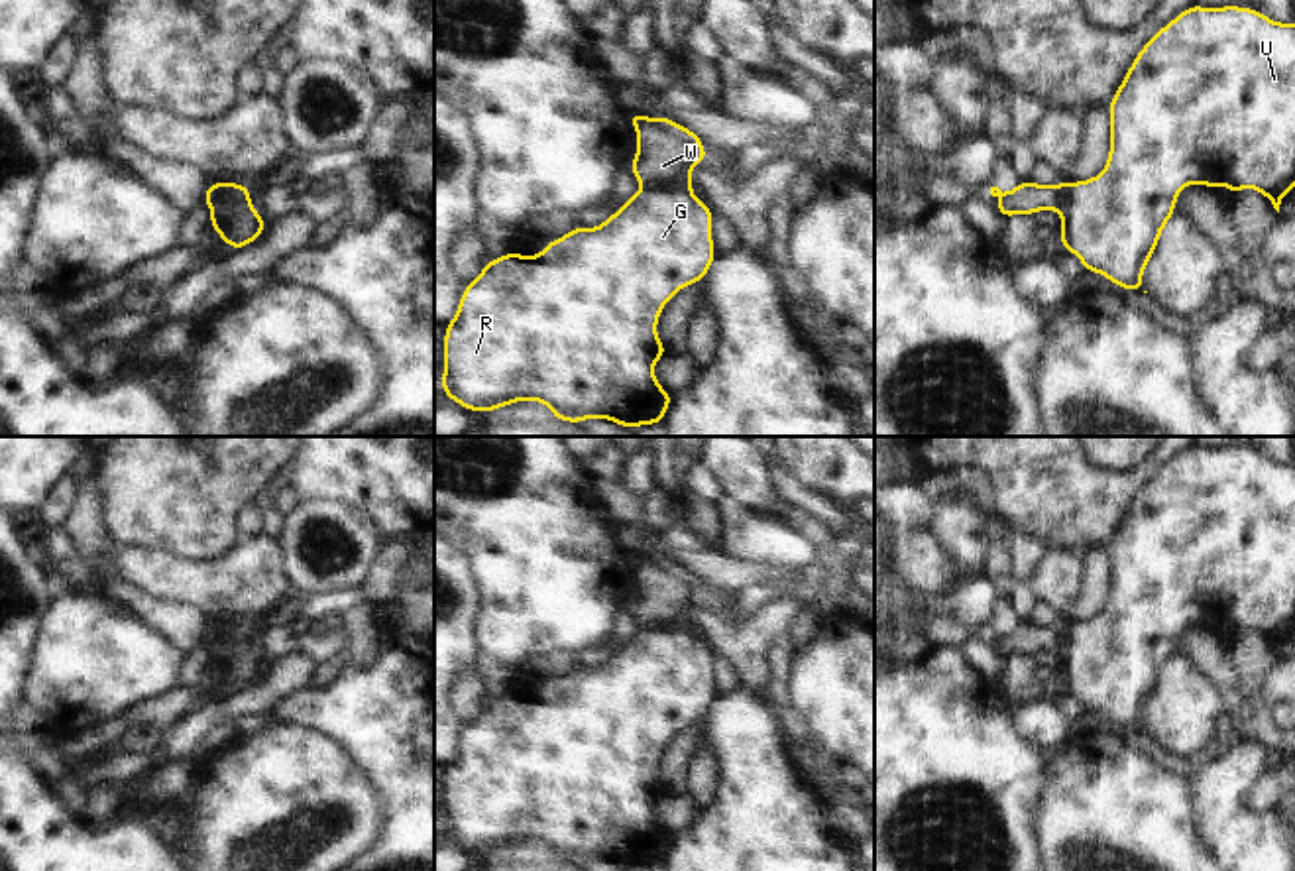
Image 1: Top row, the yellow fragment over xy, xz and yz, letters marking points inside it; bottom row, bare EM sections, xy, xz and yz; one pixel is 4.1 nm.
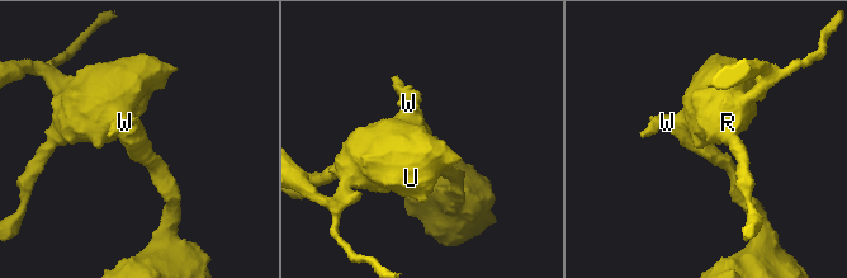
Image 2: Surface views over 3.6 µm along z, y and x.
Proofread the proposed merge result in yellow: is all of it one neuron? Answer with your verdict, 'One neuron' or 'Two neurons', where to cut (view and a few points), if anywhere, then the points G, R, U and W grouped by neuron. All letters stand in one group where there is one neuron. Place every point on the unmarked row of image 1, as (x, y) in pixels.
Two neurons. Split along xy (203, 638), (244, 643), (248, 647). Groups: G R U / W.

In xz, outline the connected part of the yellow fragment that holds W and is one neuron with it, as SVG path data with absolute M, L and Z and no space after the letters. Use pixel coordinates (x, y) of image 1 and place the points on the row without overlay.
M631 552L629 564L637 568L637 598L631 602L629 613L641 619L639 629L692 631L690 608L707 602L702 578L664 554L650 560Z

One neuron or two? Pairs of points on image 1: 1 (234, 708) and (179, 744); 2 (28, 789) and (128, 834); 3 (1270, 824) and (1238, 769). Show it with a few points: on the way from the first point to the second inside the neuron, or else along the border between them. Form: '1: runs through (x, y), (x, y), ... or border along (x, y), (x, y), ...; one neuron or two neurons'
1: runs through (221, 710), (193, 730); one neuron
2: runs through (32, 820), (54, 842), (97, 842); one neuron
3: runs through (1254, 820), (1238, 805), (1238, 785); one neuron

